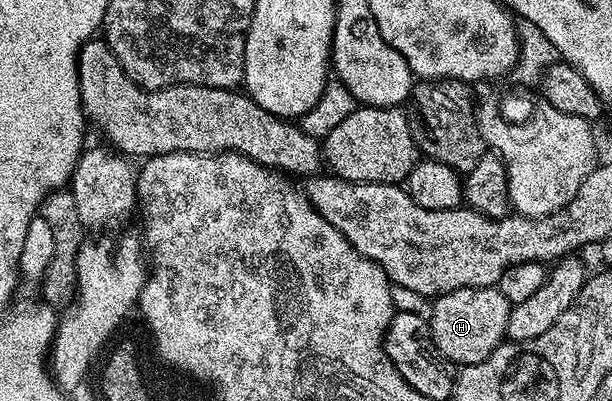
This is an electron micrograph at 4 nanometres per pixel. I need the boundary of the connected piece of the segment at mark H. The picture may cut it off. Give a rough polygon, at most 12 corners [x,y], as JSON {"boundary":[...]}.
{"boundary":[[499,287],[435,297],[434,344],[457,366],[505,343],[512,303]]}

